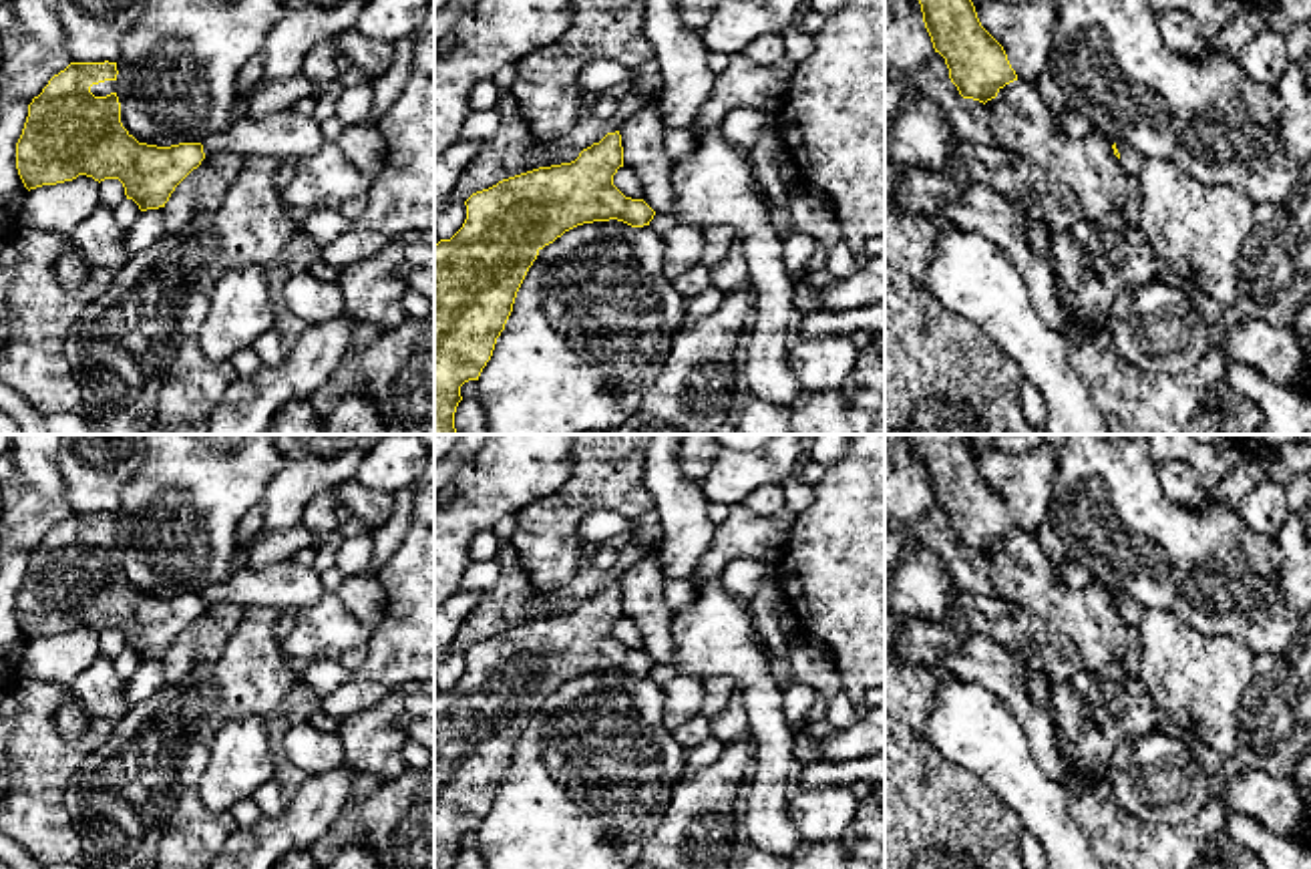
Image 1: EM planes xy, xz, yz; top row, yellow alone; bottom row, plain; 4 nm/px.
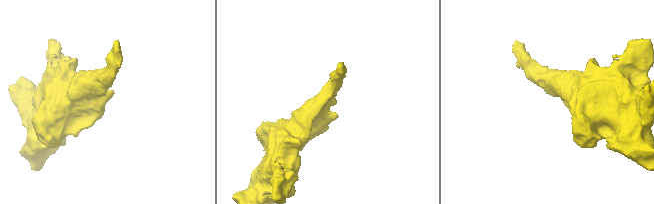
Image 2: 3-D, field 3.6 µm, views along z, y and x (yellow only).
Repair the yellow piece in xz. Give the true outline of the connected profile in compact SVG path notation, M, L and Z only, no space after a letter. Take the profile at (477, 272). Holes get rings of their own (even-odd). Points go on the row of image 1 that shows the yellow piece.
M615 131L571 163L503 179L464 201L462 227L434 245L434 434L458 434L460 386L479 380L545 245L593 221L649 225L656 211L613 185L619 167Z

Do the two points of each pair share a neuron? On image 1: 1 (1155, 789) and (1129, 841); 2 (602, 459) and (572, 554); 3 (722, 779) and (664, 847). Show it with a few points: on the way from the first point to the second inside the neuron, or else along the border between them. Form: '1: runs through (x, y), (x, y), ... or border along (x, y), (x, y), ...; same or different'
1: border along (1114, 803), (1149, 821), (1185, 823), (1189, 819); different
2: runs through (592, 483), (568, 507), (568, 530); same
3: runs through (706, 795), (680, 831); same

